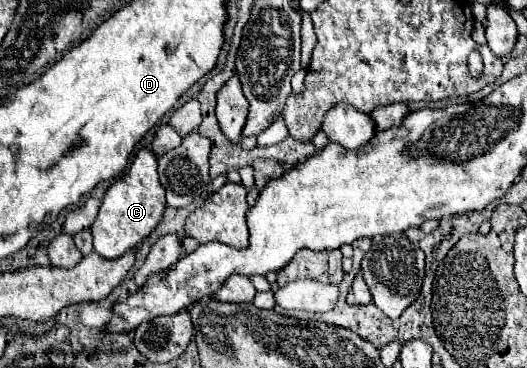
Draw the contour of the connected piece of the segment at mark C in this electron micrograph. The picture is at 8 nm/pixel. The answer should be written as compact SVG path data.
M141 148L129 168L129 180L119 178L115 180L99 206L99 214L95 222L91 224L91 234L93 234L93 250L107 260L119 258L123 252L135 248L143 238L149 236L149 232L161 222L165 210L165 188L159 182L157 176L157 156Z

